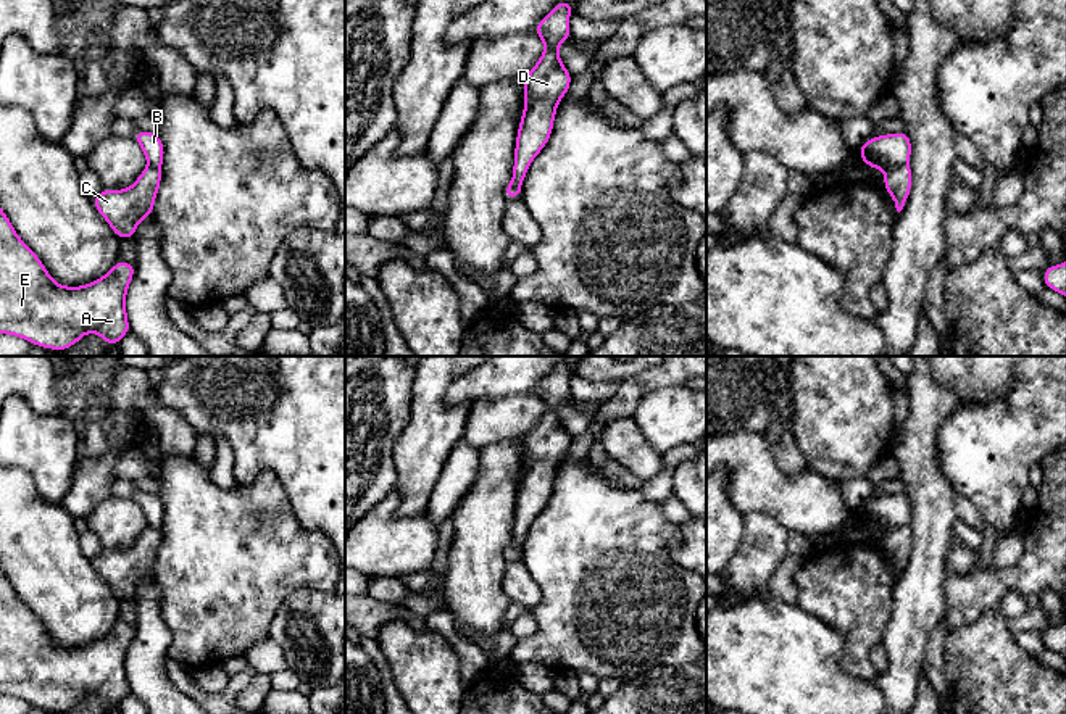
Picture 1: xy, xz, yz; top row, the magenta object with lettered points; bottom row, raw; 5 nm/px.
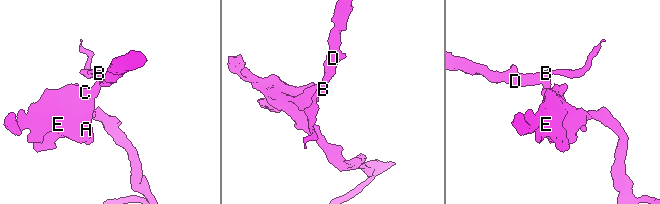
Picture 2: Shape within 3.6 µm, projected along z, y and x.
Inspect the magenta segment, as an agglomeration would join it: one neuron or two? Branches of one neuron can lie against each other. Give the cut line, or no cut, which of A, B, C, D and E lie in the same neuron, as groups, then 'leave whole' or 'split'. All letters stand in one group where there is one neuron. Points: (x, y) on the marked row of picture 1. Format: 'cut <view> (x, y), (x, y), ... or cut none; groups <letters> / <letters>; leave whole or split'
cut yz (908, 163), (887, 171); groups A C E / B D; split

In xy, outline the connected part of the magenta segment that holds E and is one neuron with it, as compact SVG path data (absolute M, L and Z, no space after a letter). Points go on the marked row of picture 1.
M0 206L0 334L21 337L42 348L65 351L87 332L98 334L110 347L131 332L126 314L126 293L134 277L135 264L118 259L108 274L81 287L56 284L40 258L21 240Z

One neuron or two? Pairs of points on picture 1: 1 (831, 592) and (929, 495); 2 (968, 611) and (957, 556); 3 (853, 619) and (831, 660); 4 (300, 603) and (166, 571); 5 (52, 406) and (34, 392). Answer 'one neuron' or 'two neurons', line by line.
1: two neurons
2: two neurons
3: two neurons
4: two neurons
5: one neuron

